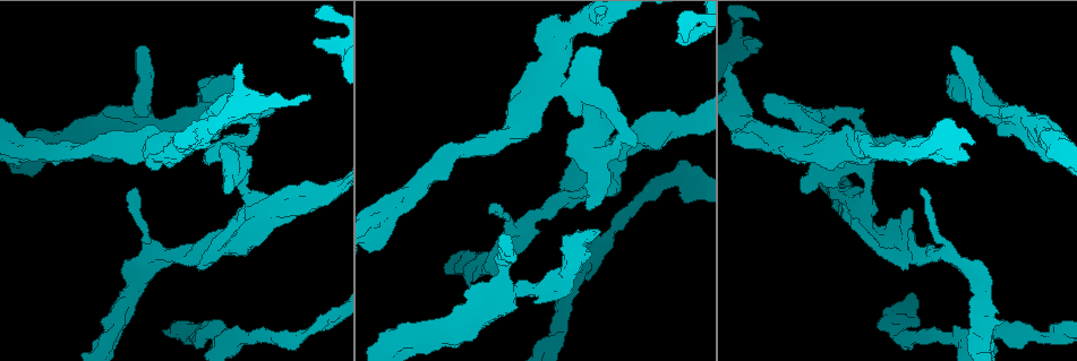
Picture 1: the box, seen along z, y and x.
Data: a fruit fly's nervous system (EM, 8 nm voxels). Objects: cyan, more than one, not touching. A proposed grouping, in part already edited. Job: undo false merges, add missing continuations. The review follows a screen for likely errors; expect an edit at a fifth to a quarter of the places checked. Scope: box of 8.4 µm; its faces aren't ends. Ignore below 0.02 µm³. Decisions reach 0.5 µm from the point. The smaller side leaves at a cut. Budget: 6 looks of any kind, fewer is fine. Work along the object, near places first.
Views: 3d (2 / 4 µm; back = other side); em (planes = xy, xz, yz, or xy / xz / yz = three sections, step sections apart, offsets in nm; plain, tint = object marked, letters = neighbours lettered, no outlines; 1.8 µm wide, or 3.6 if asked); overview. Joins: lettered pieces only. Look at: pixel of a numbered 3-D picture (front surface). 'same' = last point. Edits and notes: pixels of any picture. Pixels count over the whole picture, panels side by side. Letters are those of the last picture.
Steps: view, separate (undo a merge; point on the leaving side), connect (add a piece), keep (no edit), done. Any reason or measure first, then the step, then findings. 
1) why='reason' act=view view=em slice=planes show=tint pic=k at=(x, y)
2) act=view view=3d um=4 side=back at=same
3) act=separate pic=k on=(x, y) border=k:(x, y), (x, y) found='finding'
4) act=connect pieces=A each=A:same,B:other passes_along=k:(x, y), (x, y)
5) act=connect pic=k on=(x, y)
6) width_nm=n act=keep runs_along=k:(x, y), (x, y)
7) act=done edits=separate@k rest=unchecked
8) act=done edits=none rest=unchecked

why='tapers out' act=view view=3d um=2 pic=1 at=(130, 191)

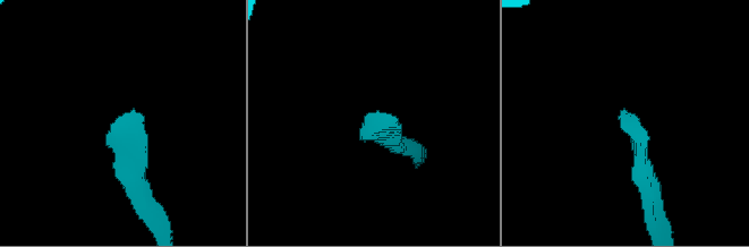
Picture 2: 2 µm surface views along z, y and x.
why='need the tissue' act=view view=em slice=planes show=letters pic=2 at=(627, 110)

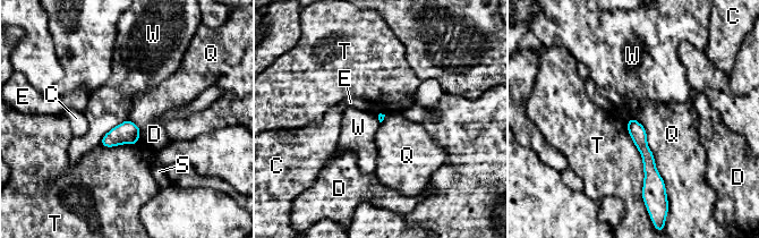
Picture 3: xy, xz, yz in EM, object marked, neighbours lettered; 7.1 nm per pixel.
act=keep each=C:other,D:other,E:other,Q:other,S:other,T:other,W:other border=3:(127, 119), (112, 127), (100, 143) found='none of them fits'

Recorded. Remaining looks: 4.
act=view view=em slice=xy step=4 show=letters pic=1 at=(506, 295)

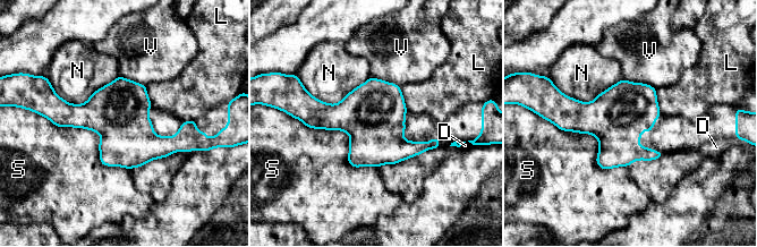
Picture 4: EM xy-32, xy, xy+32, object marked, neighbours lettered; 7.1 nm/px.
width_nm=420 act=keep each=D:other,L:other,N:other,S:other,V:other border=4:(552, 122), (627, 167) found='continuous, no second cell'

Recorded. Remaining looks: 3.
why='free end' act=view view=3d um=4 pic=1 at=(506, 235)

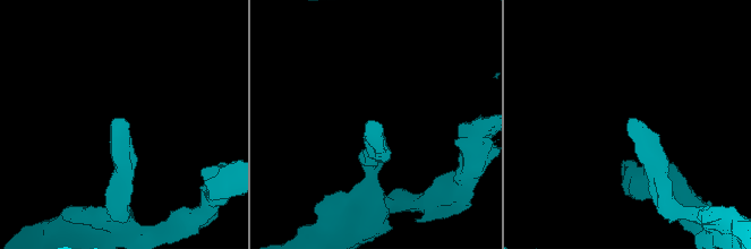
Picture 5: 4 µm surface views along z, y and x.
why='need the tissue' act=view view=em um=3.6 slice=xz step=8 show=tint pic=5 at=(124, 121)

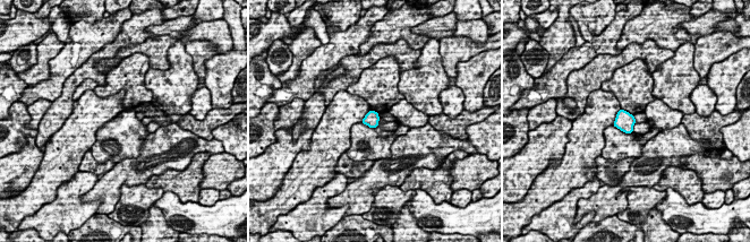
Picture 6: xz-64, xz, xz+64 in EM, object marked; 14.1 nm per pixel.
why='another direction' act=view view=em um=3.6 slice=planes show=letters at=same

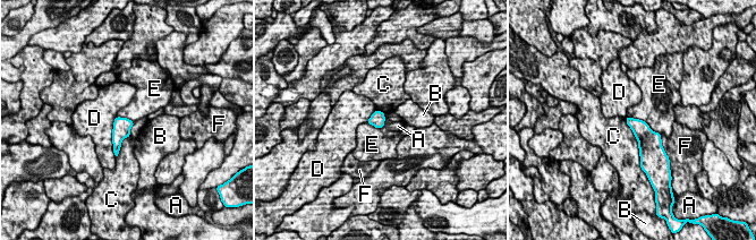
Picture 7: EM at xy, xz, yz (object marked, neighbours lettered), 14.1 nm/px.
width_nm=200 act=keep each=A:other,B:other,C:other,D:other,E:other,F:other border=7:(628, 116), (642, 119), (661, 135) found='none of them fits'

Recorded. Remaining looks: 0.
act=done edits=none rest=unchecked

